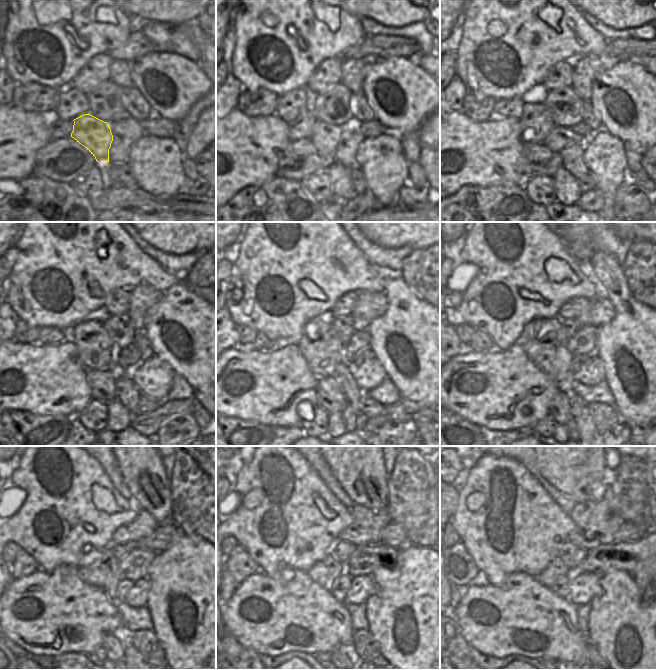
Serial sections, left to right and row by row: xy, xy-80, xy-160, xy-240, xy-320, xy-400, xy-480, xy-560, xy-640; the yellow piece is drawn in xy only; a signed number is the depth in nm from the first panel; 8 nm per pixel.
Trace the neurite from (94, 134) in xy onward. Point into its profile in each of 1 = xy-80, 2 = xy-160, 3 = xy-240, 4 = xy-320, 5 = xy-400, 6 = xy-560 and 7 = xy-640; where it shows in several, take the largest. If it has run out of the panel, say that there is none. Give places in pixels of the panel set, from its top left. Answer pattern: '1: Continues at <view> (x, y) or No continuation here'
1: Continues at xy-80 (325, 137)
2: Continues at xy-160 (560, 137)
3: Continues at xy-240 (124, 358)
4: Continues at xy-320 (360, 339)
5: Continues at xy-400 (584, 340)
6: Continues at xy-560 (366, 559)
7: Continues at xy-640 (643, 559)

